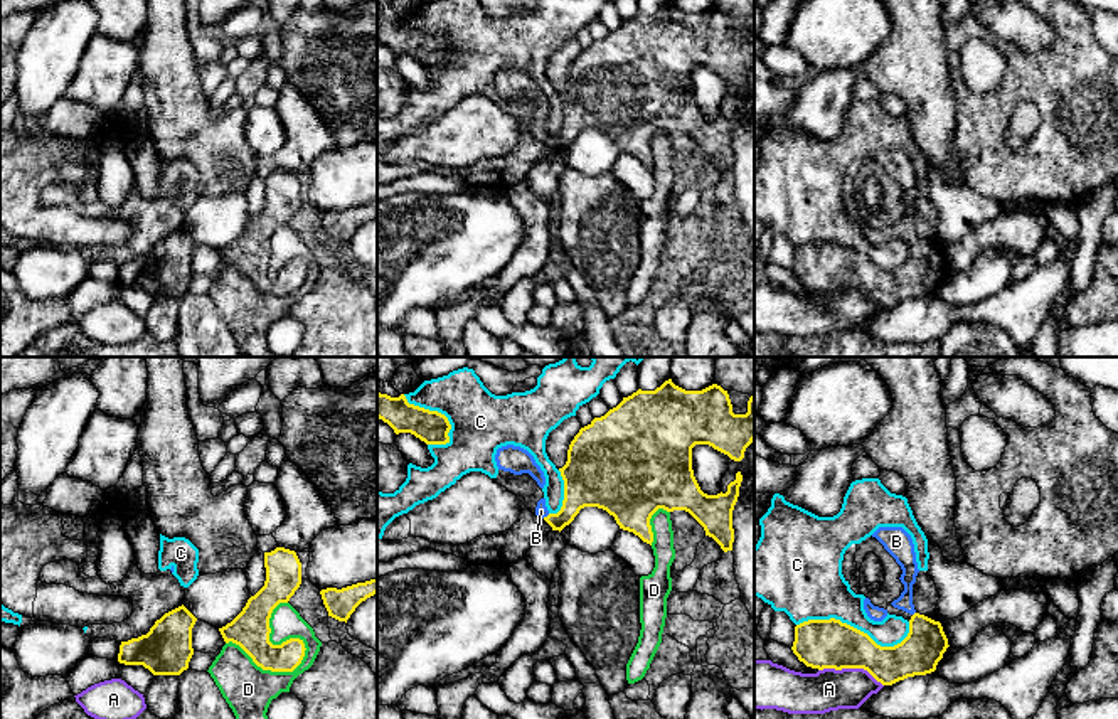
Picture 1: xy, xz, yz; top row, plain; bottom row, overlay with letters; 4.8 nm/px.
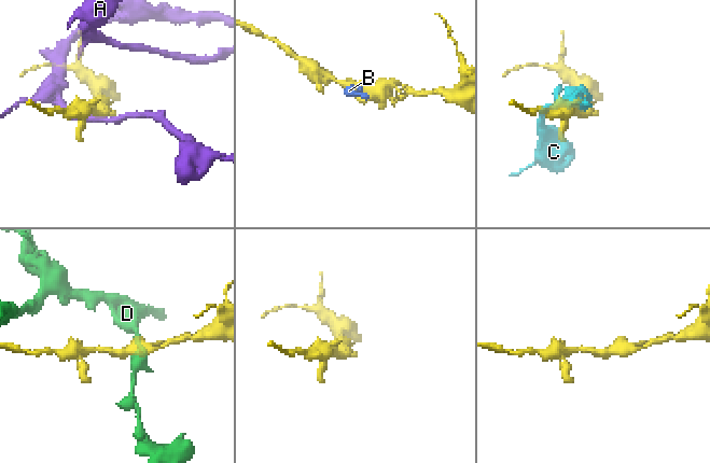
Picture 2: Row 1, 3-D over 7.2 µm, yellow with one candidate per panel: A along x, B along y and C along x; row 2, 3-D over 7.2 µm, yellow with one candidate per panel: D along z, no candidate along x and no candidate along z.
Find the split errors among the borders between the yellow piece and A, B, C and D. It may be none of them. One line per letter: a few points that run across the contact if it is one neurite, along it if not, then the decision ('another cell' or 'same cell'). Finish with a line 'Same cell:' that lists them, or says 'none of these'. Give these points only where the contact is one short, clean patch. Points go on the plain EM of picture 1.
A: another cell
B: xz (588, 105), (559, 140), (548, 138), (541, 133) | same cell
C: another cell
D: another cell
Same cell: B

